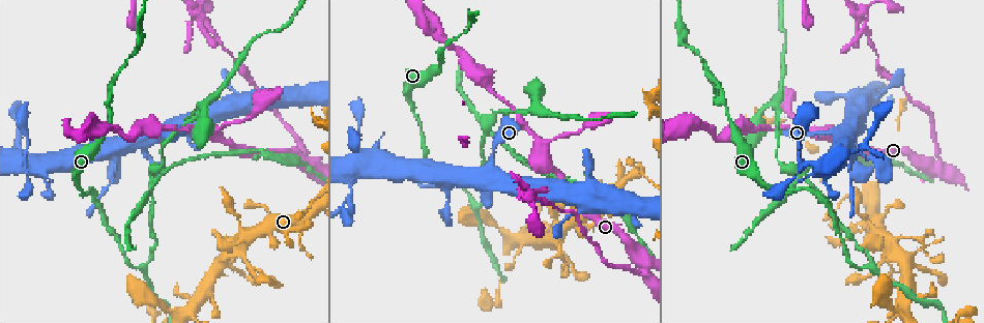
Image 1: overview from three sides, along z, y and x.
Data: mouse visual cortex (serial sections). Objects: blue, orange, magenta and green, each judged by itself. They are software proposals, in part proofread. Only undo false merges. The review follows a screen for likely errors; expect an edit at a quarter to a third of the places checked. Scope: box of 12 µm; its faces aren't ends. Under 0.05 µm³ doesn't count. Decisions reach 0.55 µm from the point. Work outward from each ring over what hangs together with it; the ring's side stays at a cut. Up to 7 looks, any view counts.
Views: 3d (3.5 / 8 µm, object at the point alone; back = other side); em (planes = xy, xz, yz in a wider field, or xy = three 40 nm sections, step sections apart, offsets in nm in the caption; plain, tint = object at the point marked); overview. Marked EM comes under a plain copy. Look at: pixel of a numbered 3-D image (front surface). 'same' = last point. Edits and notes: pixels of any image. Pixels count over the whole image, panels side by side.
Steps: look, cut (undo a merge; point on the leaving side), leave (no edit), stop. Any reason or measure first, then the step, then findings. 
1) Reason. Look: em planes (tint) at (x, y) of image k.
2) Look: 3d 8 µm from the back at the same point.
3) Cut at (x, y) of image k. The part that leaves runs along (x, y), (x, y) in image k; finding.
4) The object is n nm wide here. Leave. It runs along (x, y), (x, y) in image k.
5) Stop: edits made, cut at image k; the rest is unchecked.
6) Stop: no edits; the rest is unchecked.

Arms part here. Look: 3d 3.5 µm at (475, 203) of image 1.

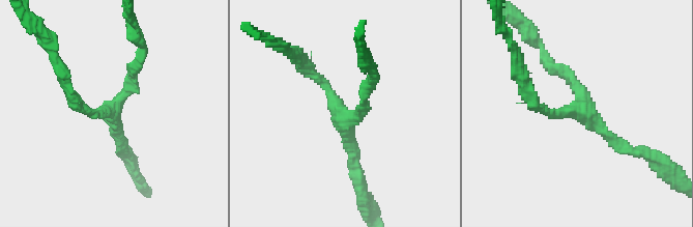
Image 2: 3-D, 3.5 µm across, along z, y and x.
The arms are 150, 200, 200 nm wide. Leave. Continuous, no second cell.

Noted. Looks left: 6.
A narrow waist. Look: 3d 8 µm at (891, 268) of image 1.

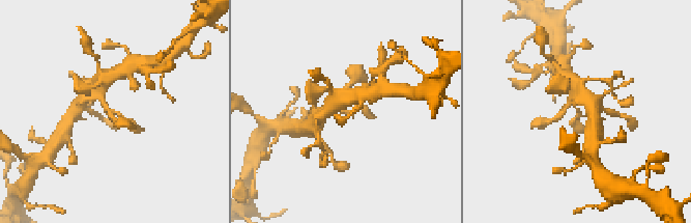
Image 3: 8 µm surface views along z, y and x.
Closer look. Look: 3d 3.5 µm at (579, 113) of image 3.

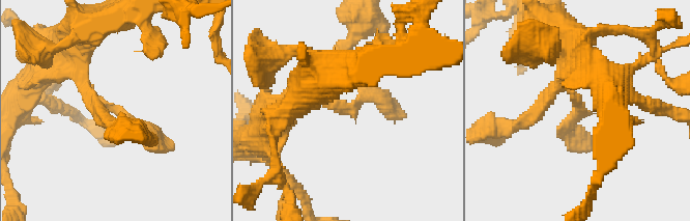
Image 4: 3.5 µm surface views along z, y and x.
Shape alone is not enough. Look: em xy step 1 (tint) at (110, 109) of image 4.

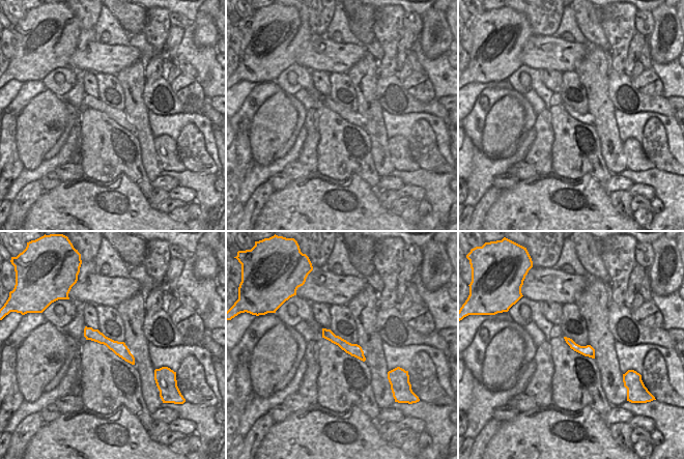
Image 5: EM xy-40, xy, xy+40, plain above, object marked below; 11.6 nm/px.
The object is 150 nm wide here. Leave. It runs along (86, 331), (119, 348), (132, 361) in image 5; continuous, no second cell.

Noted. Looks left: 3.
Four-way junction. Look: 3d 8 µm from the back at (642, 271) of image 1.

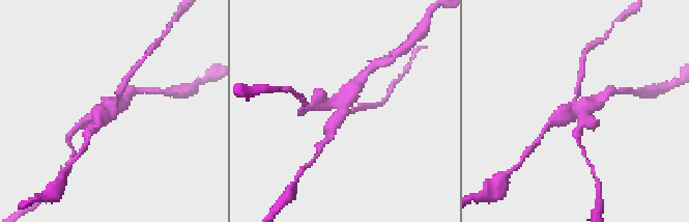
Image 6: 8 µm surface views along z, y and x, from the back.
Look: 3d 3.5 µm at (576, 107) of image 6.

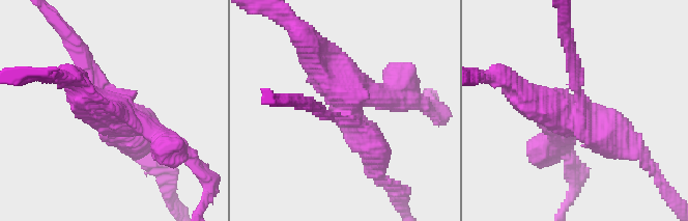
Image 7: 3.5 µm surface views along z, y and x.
4 arms meet here; the arms are 200, 350, 400, 500 nm wide; shape alone is not enough. Look: em xy step 2 (tint) at (339, 116) of image 7.

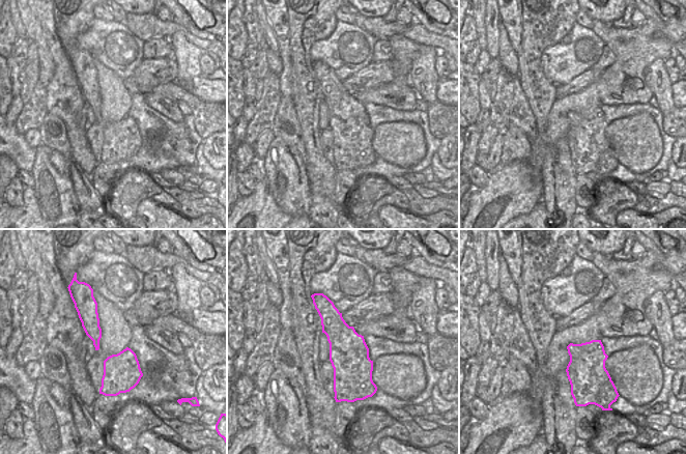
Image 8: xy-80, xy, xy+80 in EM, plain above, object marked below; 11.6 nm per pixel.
Cut at (353, 145) of image 7. The part that leaves runs along (344, 113), (332, 116), (296, 100) in image 7; a second cell is stuck on.

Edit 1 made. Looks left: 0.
Stop: edits made, cut at image 7; the rest is unchecked.

